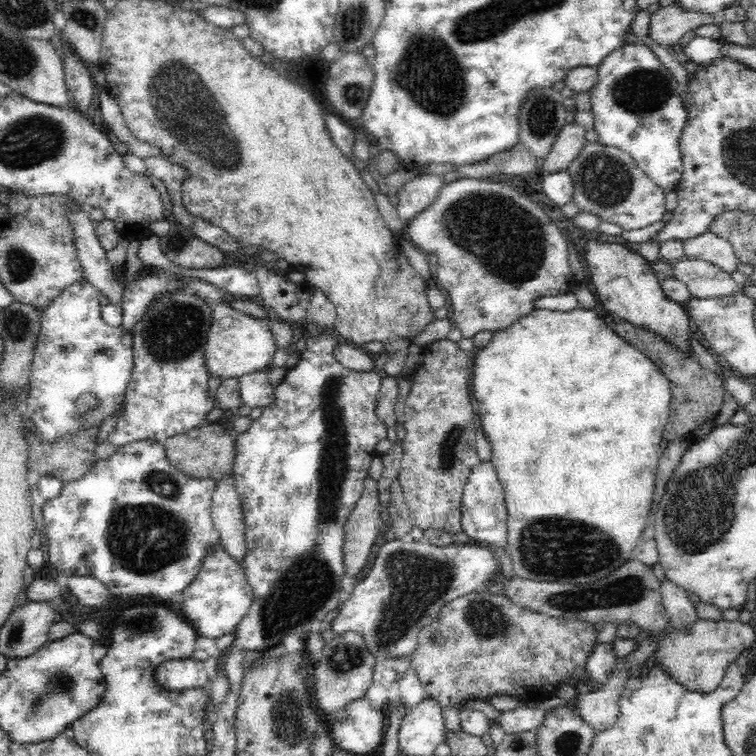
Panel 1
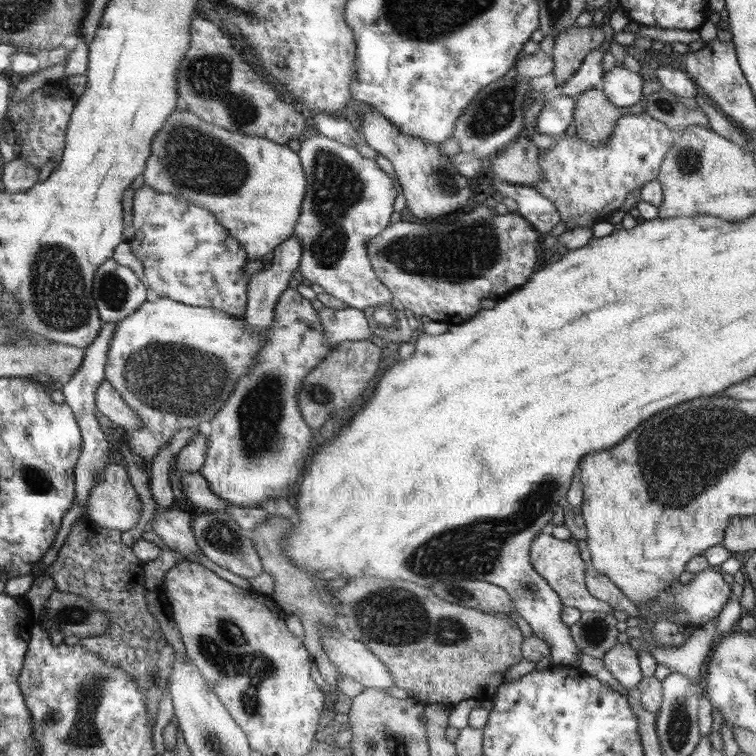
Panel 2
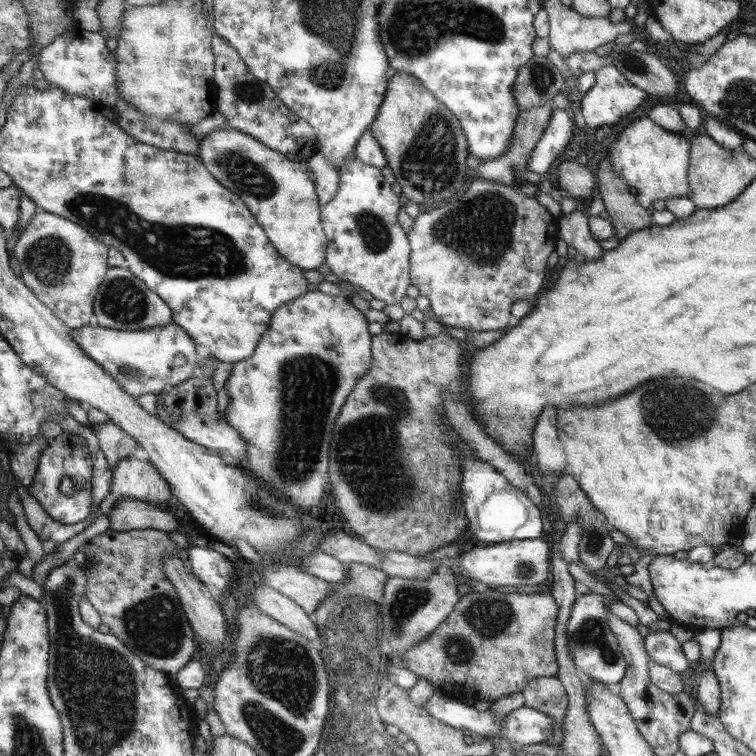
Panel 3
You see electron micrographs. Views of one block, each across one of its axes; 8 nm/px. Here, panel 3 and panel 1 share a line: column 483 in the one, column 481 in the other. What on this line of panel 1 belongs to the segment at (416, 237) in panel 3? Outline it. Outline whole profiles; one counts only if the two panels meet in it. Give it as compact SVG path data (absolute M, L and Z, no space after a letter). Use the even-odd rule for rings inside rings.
M462 177L444 183L427 210L404 225L403 237L426 255L432 253L438 257L433 278L438 286L448 290L452 302L450 316L454 316L454 324L464 338L472 338L481 330L504 330L534 312L538 298L566 294L576 284L568 261L567 238L548 220L540 206L502 182Z

